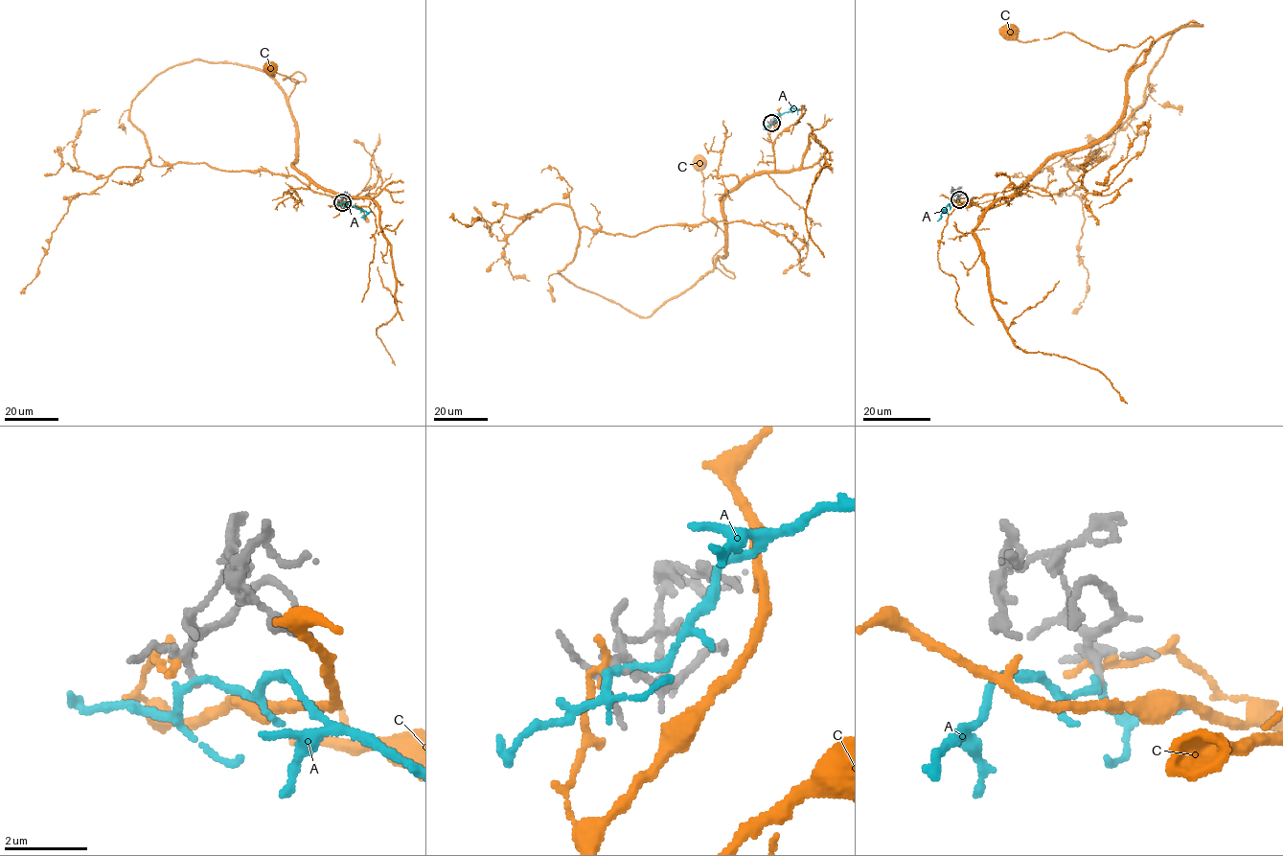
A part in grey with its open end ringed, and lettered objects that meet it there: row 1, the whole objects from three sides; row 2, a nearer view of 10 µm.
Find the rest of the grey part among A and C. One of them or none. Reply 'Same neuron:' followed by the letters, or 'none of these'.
Same neuron: none of these

